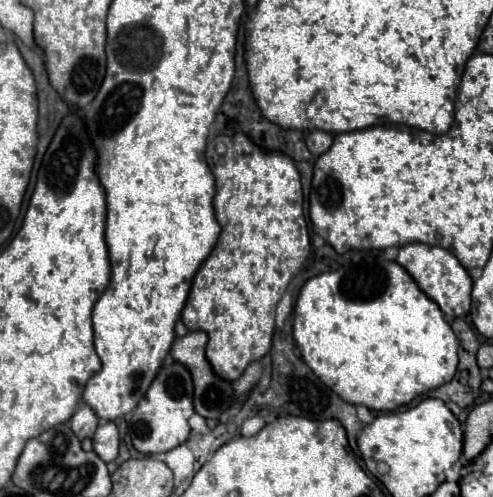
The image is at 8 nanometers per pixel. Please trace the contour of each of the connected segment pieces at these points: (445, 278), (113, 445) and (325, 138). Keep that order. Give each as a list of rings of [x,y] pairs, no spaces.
[[[419,242],[407,244],[407,246],[399,248],[397,264],[401,264],[413,276],[413,280],[419,284],[419,288],[425,296],[429,296],[431,300],[435,300],[439,304],[443,314],[455,312],[455,316],[463,316],[469,310],[473,280],[449,250],[439,248],[439,246],[419,244]]]
[[[115,422],[99,424],[93,434],[93,450],[105,460],[111,462],[119,454],[119,430]]]
[[[315,130],[315,132],[309,132],[307,138],[307,148],[311,150],[311,154],[315,156],[321,156],[321,152],[327,152],[333,144],[333,136],[327,134],[327,132],[321,132],[321,130]]]

